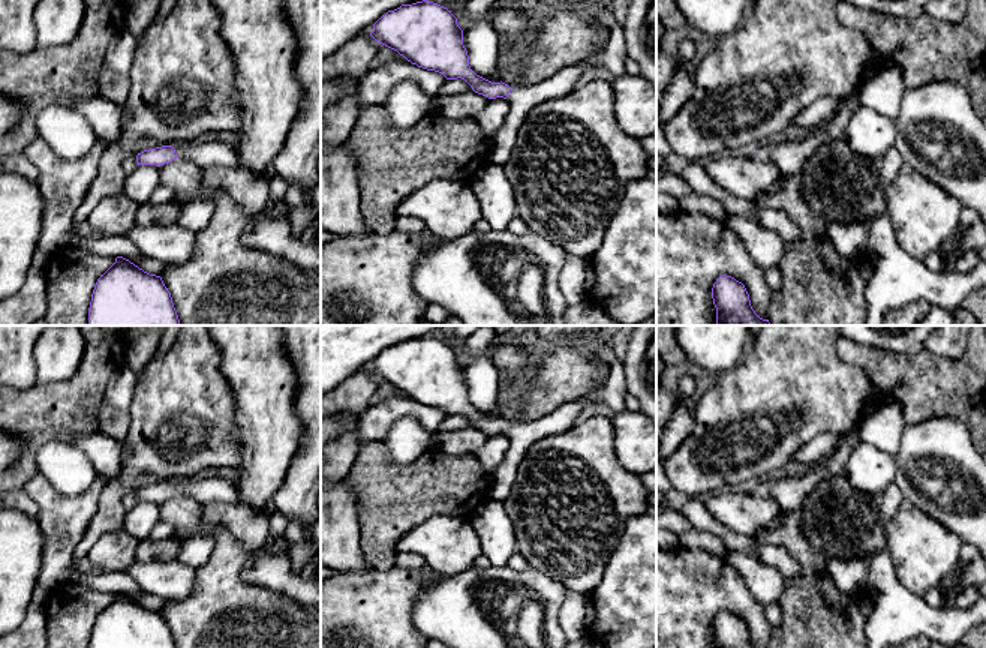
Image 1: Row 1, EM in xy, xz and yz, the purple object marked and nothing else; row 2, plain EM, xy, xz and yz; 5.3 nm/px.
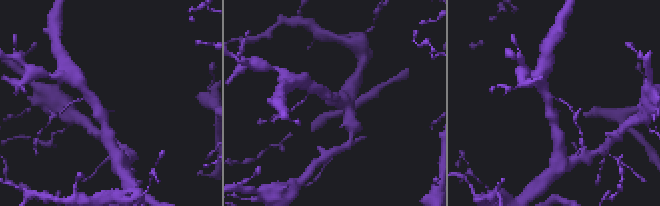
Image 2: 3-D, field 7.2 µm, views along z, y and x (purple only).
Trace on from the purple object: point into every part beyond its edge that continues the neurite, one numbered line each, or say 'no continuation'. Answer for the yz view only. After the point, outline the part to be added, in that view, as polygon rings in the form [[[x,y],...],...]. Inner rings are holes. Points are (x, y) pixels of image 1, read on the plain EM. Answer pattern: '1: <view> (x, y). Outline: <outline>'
no continuation

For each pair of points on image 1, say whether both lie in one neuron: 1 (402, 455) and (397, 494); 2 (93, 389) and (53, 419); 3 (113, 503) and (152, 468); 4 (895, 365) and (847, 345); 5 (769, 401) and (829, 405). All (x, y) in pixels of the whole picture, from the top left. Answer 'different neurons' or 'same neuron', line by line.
1: different neurons
2: same neuron
3: same neuron
4: same neuron
5: same neuron

